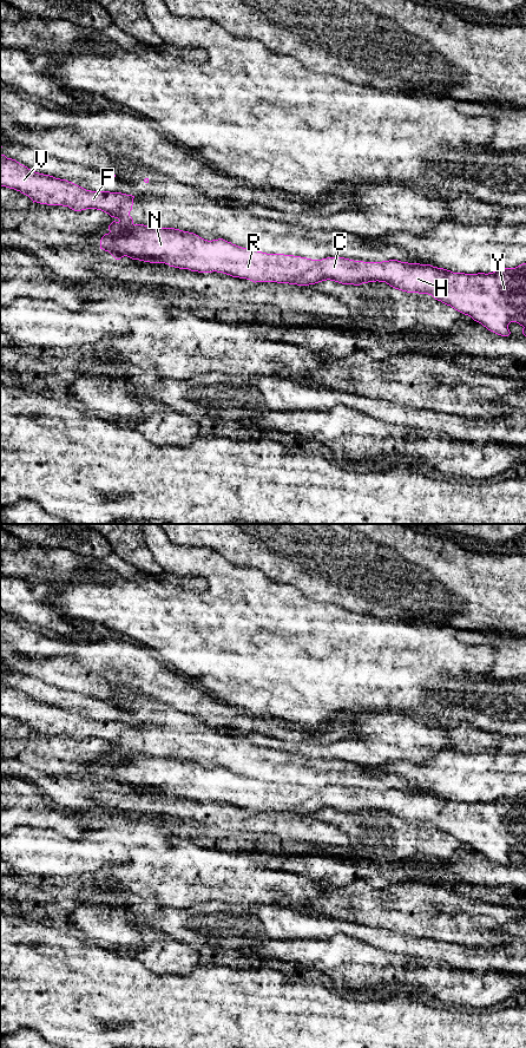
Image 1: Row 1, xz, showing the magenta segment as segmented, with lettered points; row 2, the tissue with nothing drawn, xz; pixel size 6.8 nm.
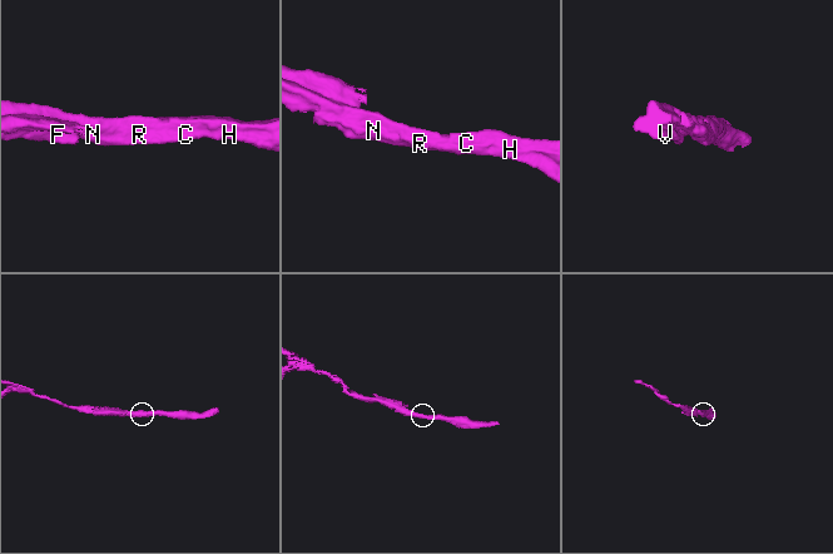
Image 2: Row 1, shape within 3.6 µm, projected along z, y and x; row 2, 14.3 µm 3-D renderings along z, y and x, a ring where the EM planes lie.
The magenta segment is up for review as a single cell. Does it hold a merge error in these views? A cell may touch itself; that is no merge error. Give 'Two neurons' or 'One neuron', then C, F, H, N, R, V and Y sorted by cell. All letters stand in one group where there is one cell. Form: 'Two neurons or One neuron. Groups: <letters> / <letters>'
Two neurons. Groups: C H N R Y / F V

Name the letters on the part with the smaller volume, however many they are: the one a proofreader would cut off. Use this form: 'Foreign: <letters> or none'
Foreign: F, V

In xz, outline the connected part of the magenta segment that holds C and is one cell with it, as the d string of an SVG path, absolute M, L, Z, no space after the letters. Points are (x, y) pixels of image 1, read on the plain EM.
M113 749L109 754L109 762L100 768L100 778L109 780L116 788L127 785L150 792L165 792L179 798L189 798L198 801L223 801L232 806L246 807L252 811L277 811L297 814L309 814L322 810L335 810L342 813L360 814L368 811L386 811L390 816L407 820L432 824L435 828L451 834L455 839L471 845L488 859L508 865L511 863L508 853L517 851L522 854L522 863L526 865L526 792L515 797L502 797L493 801L465 803L433 795L430 793L408 792L397 788L382 791L354 790L344 786L327 786L311 788L301 785L284 782L267 782L249 777L242 777L223 767L208 769L193 761L183 760L175 756L152 756L144 753L125 753L123 749Z

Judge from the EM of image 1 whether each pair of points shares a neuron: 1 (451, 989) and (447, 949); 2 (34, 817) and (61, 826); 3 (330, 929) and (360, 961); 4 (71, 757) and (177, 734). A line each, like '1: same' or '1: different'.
1: different
2: same
3: different
4: different

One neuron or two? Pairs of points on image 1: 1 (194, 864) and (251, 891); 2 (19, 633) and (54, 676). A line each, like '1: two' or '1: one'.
1: one
2: two

